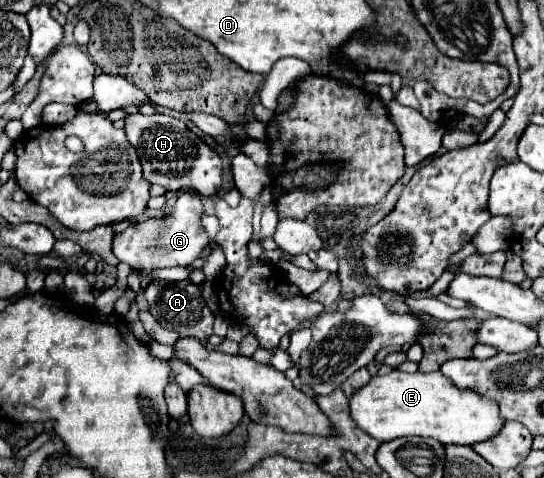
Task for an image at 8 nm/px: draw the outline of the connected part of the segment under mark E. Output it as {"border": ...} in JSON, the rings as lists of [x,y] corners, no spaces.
{"border":[[[394,370],[386,376],[374,376],[348,398],[348,406],[356,426],[380,442],[402,436],[430,436],[442,444],[476,444],[492,438],[502,426],[494,400],[458,390],[440,372],[408,374]]]}

